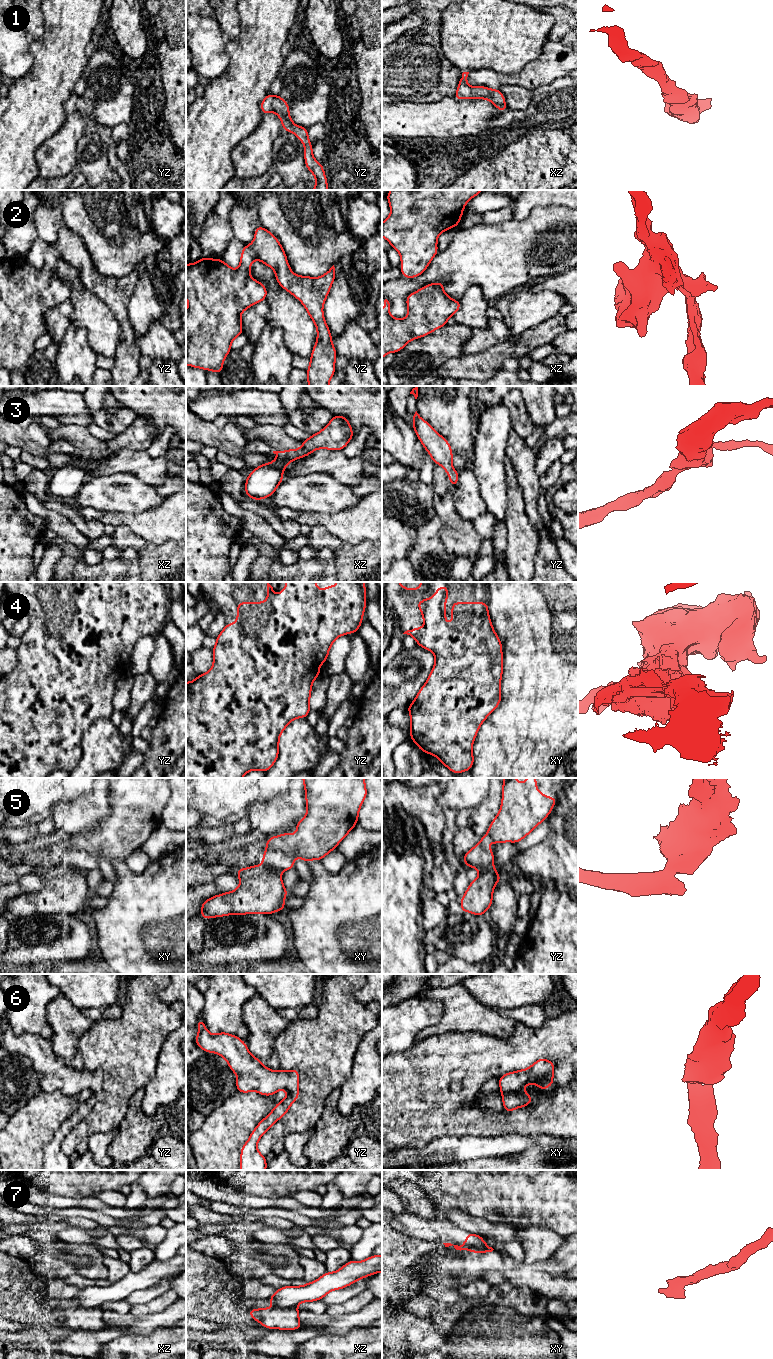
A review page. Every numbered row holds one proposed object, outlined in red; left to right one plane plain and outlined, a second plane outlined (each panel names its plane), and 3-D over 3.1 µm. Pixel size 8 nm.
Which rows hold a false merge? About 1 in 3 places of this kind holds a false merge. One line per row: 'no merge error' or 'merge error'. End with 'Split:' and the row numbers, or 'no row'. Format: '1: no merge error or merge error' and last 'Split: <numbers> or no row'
1: no merge error
2: no merge error
3: no merge error
4: no merge error
5: merge error
6: no merge error
7: merge error
Split: 5, 7

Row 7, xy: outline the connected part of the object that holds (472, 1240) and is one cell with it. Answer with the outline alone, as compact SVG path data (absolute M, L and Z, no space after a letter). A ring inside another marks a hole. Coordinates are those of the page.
M468 1232L467 1237L465 1239L465 1243L463 1244L464 1247L475 1247L478 1249L489 1247L485 1242L483 1237Z

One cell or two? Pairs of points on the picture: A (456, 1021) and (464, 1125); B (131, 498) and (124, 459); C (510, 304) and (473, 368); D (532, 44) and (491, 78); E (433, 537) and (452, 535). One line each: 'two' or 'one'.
A: two
B: two
C: two
D: two
E: two

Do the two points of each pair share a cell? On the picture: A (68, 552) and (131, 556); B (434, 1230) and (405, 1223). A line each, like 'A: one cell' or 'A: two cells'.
A: two cells
B: one cell

